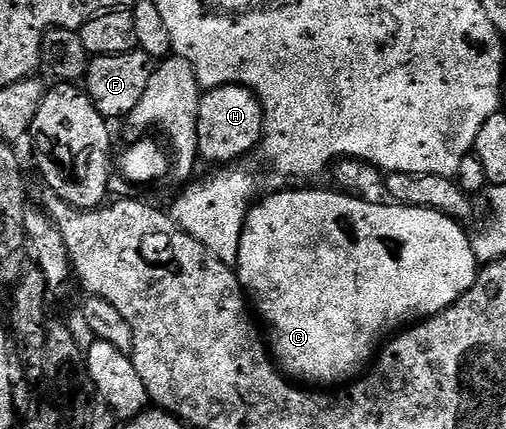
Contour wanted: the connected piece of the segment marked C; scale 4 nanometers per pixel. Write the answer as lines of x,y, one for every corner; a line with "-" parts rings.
333,189
334,191
290,190
275,190
267,194
270,195
267,199
259,198
251,206
246,215
246,224
242,227
236,270
243,288
249,294
250,291
254,294
253,310
255,312
258,310
262,314
263,321
270,326
268,347
272,352
272,358
291,380
303,379
306,382
303,384
306,385
334,383
337,379
353,380
377,356
387,337
393,336
395,332
407,325
429,319
432,315
439,315
442,311
449,309
465,291
472,289
480,266
476,257
473,256
471,236
468,233
466,235
465,229
462,228
465,226
459,220
450,219
444,213
427,207
405,207
399,203
369,203
338,189

